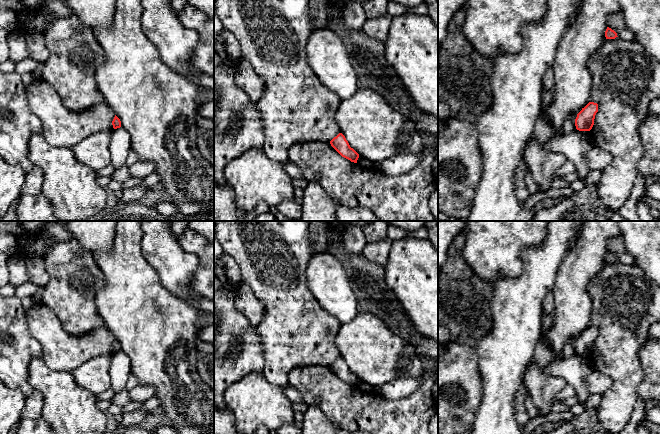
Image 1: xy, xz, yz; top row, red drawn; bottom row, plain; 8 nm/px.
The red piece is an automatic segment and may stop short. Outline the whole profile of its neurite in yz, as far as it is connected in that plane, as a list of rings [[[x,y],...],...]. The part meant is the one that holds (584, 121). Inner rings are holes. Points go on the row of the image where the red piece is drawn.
[[[589,102],[577,114],[575,119],[576,129],[579,131],[590,131],[594,125],[595,115],[598,112],[598,104]]]

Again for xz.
[[[339,133],[330,141],[331,146],[344,158],[357,163],[359,154],[350,147],[348,141],[342,133]]]

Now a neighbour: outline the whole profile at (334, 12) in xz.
[[[331,1],[327,7],[327,14],[329,18],[336,21],[343,18],[343,10],[337,4],[332,3]]]

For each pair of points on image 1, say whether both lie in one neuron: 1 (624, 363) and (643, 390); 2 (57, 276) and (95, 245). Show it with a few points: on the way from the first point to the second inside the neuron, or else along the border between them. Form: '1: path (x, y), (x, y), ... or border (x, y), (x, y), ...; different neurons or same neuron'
1: border (639, 361), (643, 380), (637, 389), (637, 397); different neurons
2: border (73, 239), (92, 253); different neurons

